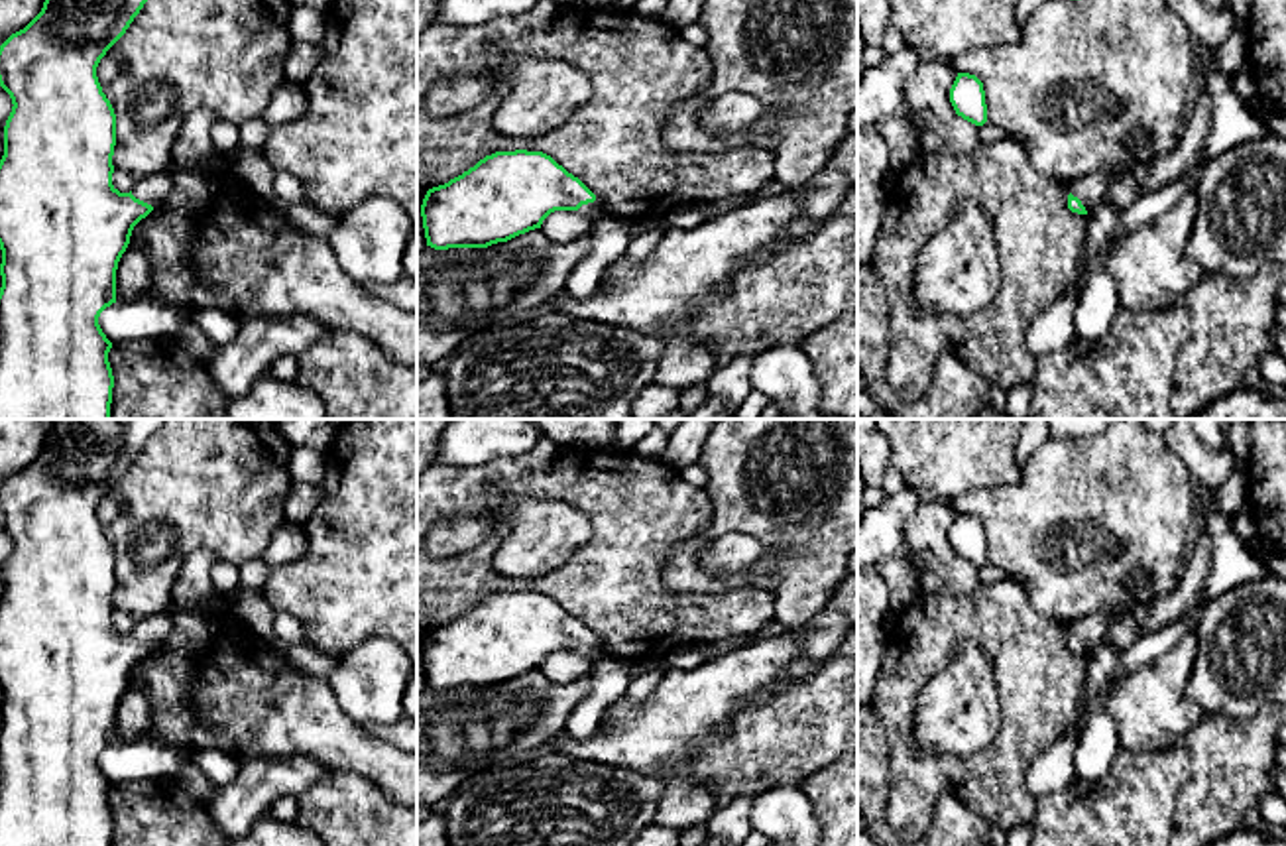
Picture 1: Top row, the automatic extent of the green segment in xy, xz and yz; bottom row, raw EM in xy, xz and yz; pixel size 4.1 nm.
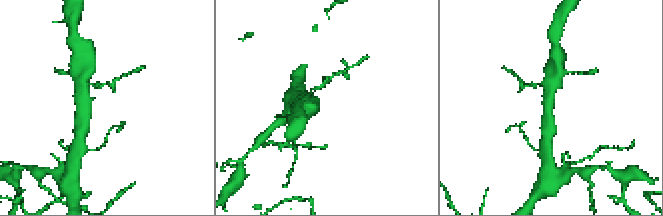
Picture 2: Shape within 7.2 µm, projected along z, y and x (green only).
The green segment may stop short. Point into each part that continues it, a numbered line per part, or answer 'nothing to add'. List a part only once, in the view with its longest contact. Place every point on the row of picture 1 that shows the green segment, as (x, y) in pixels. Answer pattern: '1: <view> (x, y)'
1: xy (152, 189)

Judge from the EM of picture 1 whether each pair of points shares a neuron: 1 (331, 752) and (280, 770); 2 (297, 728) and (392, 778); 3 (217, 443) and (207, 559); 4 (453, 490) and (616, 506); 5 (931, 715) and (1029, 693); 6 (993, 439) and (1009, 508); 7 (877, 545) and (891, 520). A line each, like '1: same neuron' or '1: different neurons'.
1: different neurons
2: same neuron
3: different neurons
4: same neuron
5: different neurons
6: different neurons
7: same neuron

